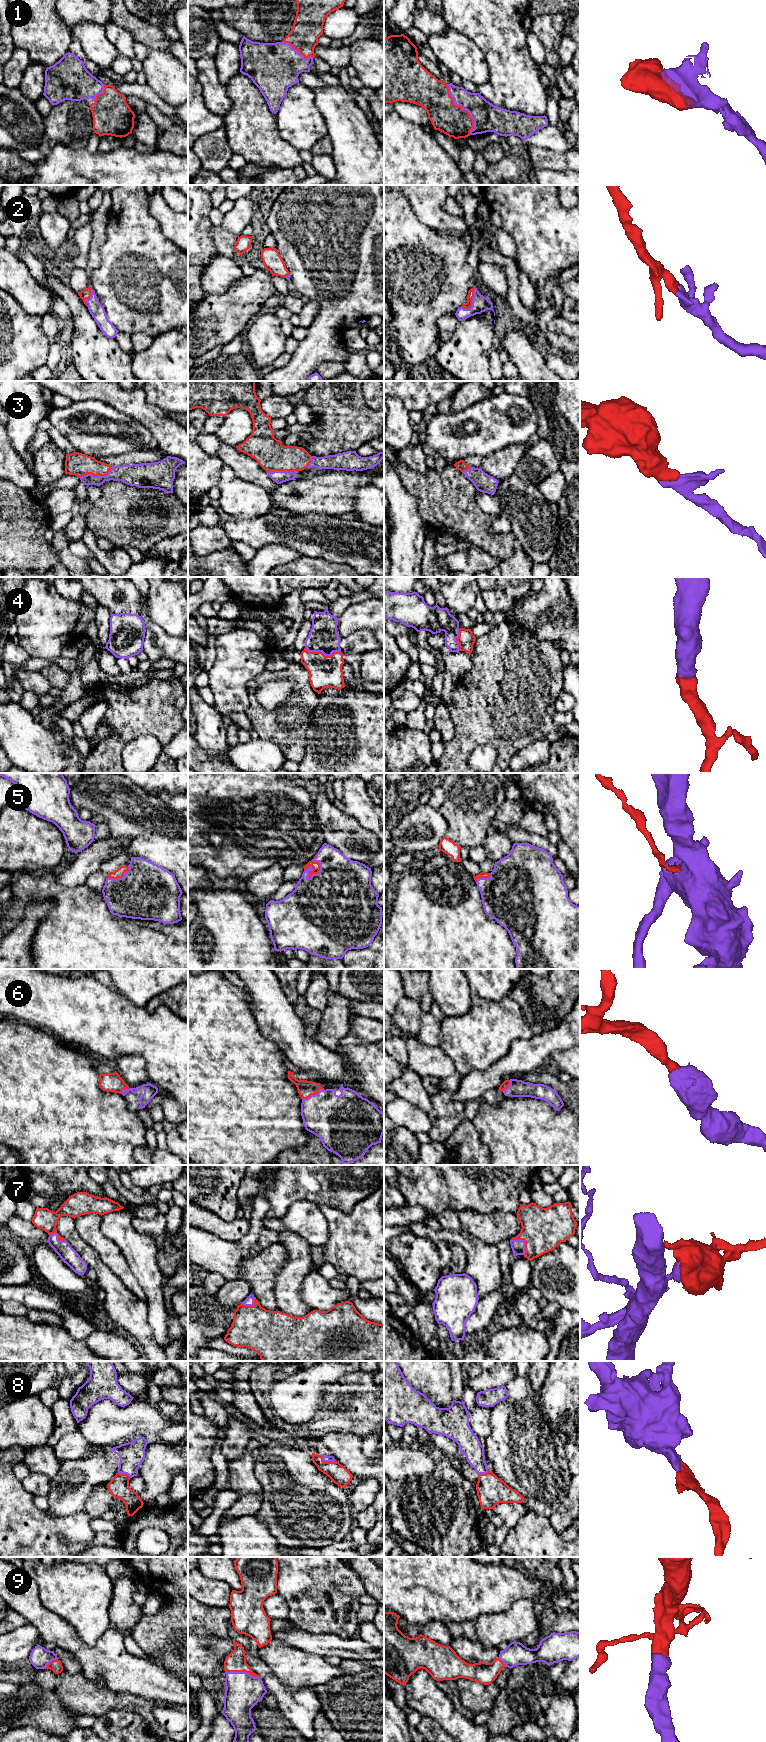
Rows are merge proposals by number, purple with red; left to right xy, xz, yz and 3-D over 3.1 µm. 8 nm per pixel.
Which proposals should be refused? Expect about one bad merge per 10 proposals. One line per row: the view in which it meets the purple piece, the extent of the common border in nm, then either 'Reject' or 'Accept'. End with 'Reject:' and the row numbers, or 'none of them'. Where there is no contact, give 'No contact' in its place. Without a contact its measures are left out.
1: Touches purple in yz. Shared border 460 nm. Accept
2: Touches purple in yz. Shared border 200 nm. Accept
3: Touches purple in xy. Shared border 280 nm. Accept
4: Touches purple in xz. Shared border 300 nm. Accept
5: Touches purple in xz. Shared border 200 nm. Accept
6: Touches purple in xz. Shared border 200 nm. Accept
7: Touches purple in yz. Shared border 170 nm. Accept
8: Touches purple in xz. Shared border 140 nm. Accept
9: Touches purple in xz. Shared border 280 nm. Accept
Reject: none of them

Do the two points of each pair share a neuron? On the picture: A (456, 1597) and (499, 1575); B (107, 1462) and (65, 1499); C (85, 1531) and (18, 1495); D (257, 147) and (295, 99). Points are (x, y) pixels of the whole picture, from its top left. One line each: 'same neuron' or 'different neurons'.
A: same neuron
B: same neuron
C: same neuron
D: different neurons

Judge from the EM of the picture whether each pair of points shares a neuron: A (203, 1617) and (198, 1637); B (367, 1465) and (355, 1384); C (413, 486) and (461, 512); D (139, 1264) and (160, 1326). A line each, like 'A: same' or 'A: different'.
A: different
B: different
C: same
D: same

